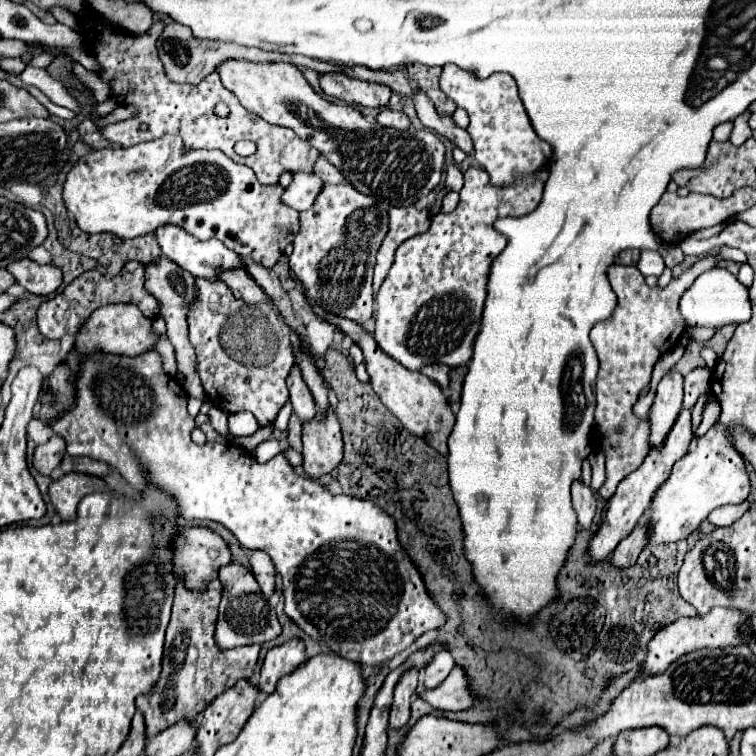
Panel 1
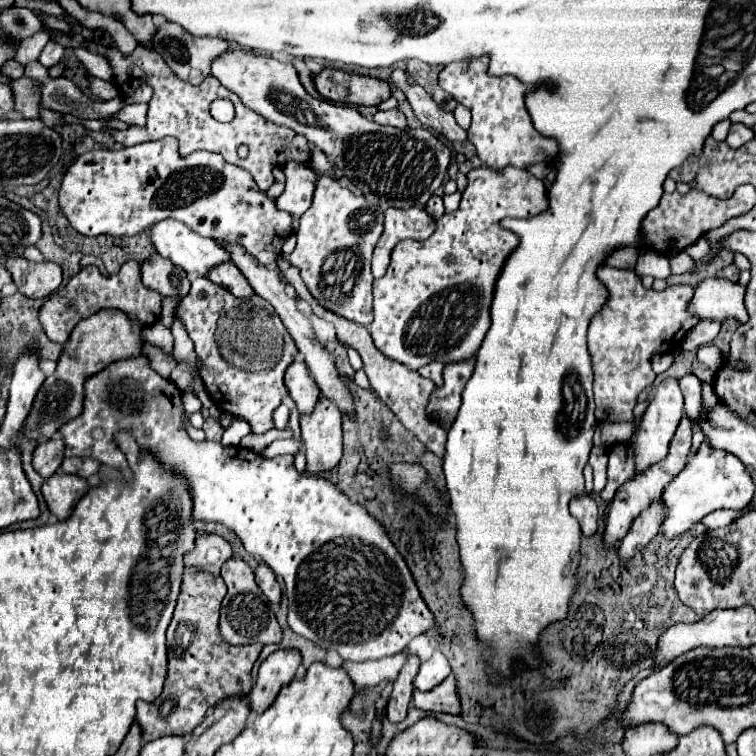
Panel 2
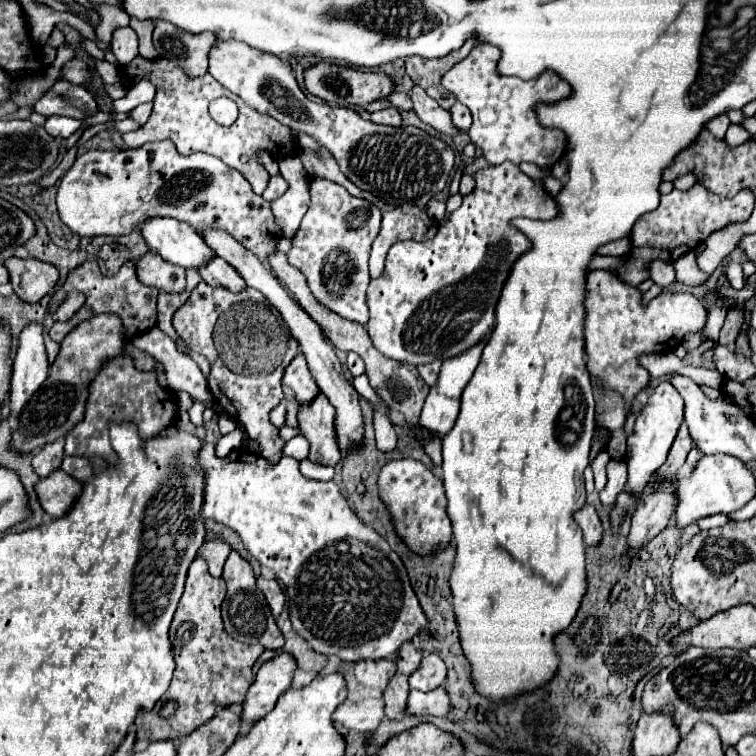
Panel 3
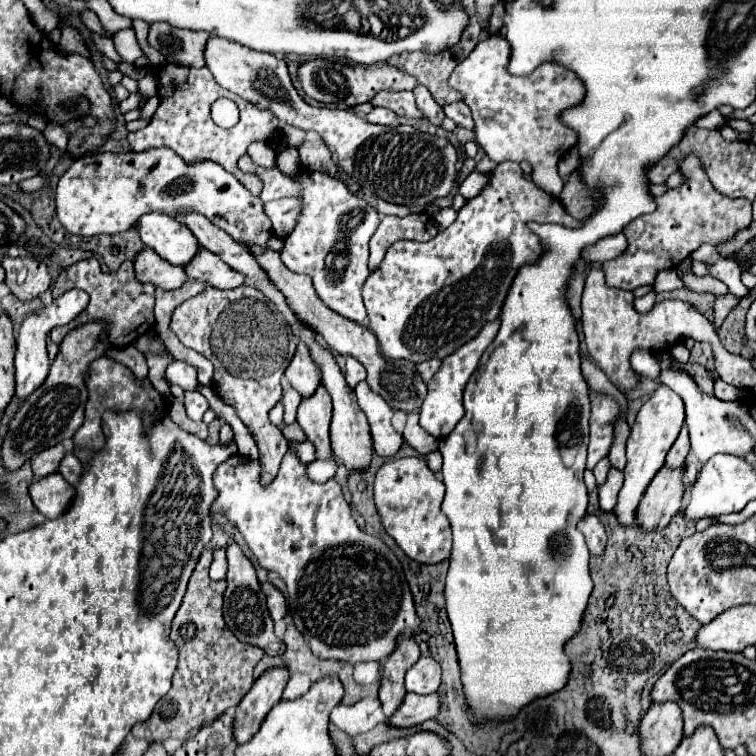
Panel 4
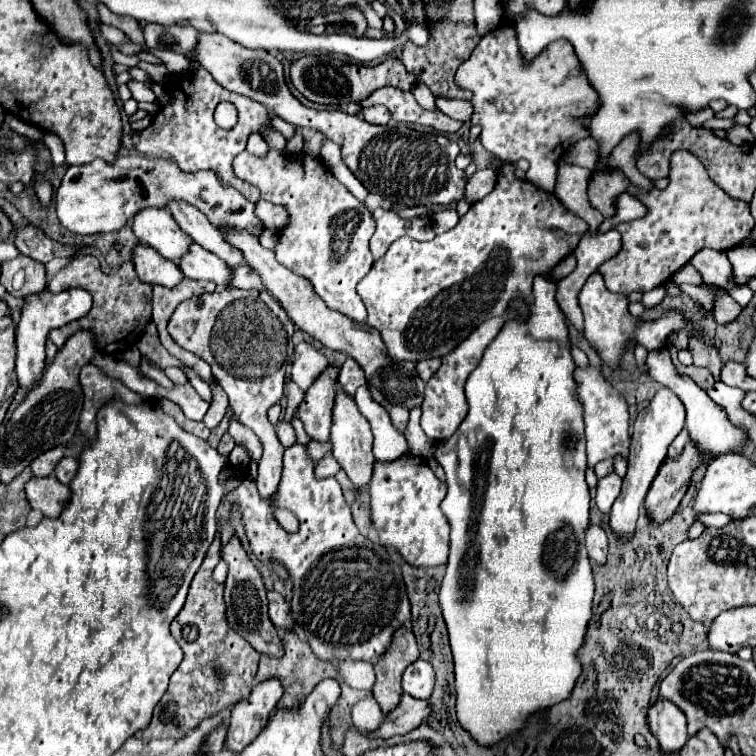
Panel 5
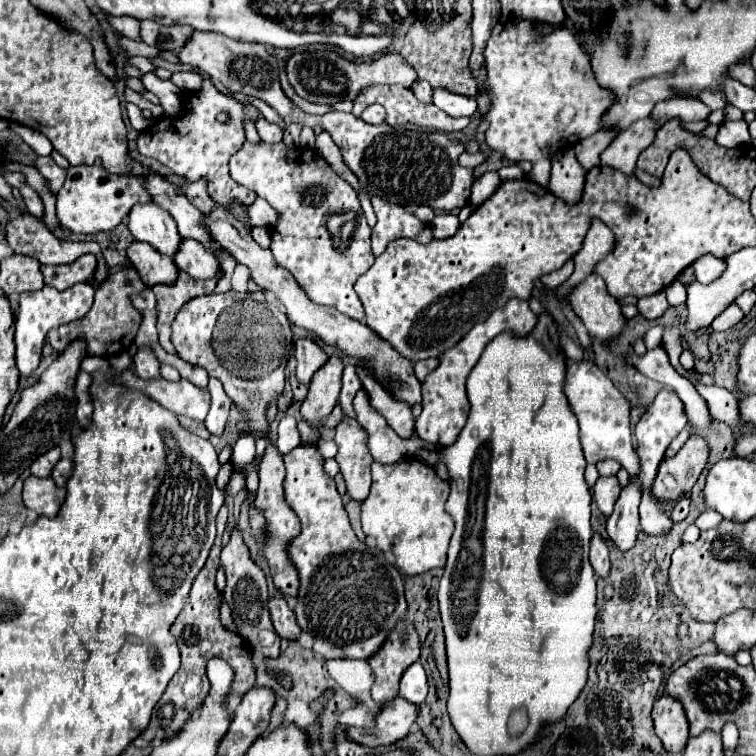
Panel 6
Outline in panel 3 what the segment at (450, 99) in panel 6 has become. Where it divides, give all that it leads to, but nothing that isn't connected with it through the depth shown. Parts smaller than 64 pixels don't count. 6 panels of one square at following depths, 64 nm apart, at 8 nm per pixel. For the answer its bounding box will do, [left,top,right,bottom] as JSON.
[448,102,472,132]

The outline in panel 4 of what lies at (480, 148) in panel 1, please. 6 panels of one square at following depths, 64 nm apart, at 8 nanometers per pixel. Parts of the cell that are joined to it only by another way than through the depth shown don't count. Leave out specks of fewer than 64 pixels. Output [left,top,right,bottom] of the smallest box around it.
[450,34,586,196]

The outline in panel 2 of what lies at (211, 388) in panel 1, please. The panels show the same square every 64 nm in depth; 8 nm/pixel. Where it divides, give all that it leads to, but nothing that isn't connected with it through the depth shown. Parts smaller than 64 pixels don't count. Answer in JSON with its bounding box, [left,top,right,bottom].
[176,278,298,434]

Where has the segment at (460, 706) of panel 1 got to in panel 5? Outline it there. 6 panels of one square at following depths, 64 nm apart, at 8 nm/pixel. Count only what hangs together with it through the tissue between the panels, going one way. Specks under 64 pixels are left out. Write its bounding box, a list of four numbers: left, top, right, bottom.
[370,696,428,738]

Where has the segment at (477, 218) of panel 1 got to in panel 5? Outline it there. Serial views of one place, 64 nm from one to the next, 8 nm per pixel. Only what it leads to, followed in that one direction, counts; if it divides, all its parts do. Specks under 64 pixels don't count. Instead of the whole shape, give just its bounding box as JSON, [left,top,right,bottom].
[356,164,586,362]

